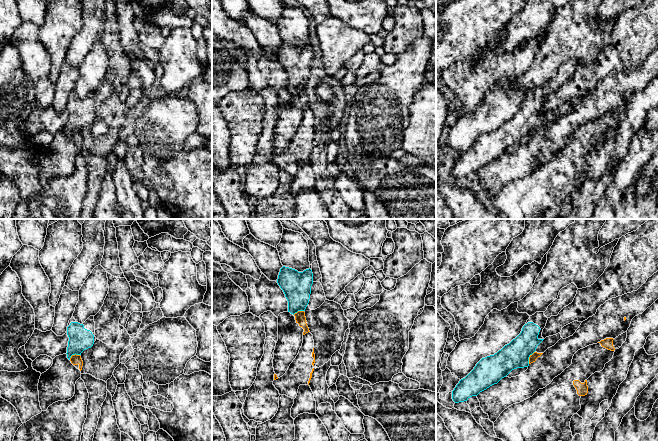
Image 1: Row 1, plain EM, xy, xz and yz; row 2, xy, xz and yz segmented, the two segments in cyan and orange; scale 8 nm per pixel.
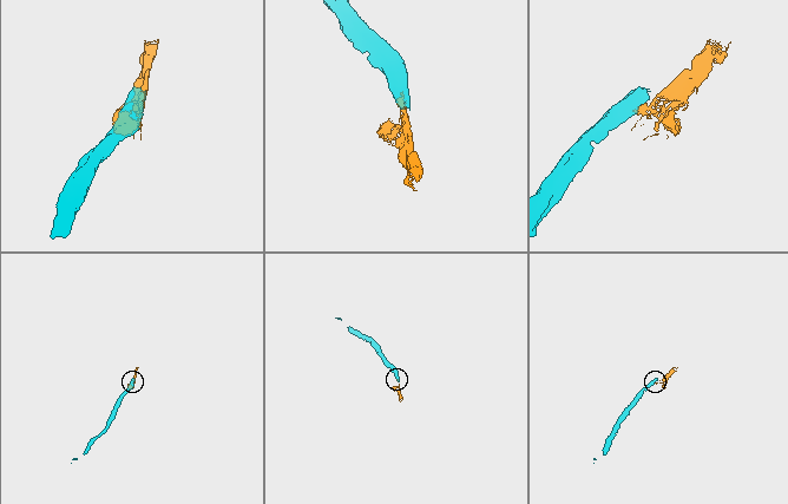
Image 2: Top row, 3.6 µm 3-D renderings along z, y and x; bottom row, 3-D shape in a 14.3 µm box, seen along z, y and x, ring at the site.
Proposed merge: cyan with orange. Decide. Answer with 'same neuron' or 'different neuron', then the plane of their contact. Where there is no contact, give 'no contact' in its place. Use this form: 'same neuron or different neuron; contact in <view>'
different neuron; contact in yz

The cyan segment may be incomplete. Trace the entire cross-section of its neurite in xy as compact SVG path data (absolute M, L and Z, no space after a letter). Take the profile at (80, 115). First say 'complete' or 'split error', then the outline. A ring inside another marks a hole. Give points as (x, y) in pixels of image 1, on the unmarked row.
split error | M90 92L84 99L78 99L74 93L69 96L67 107L69 117L67 123L67 134L91 124L96 117L94 92Z

